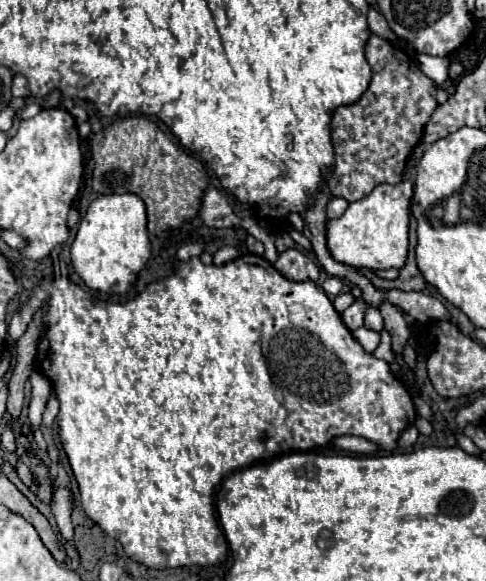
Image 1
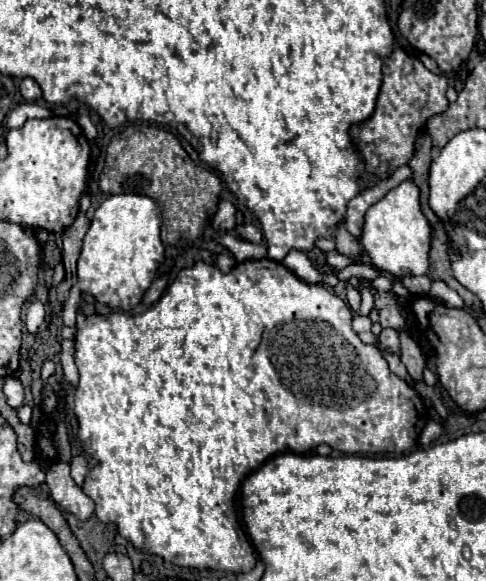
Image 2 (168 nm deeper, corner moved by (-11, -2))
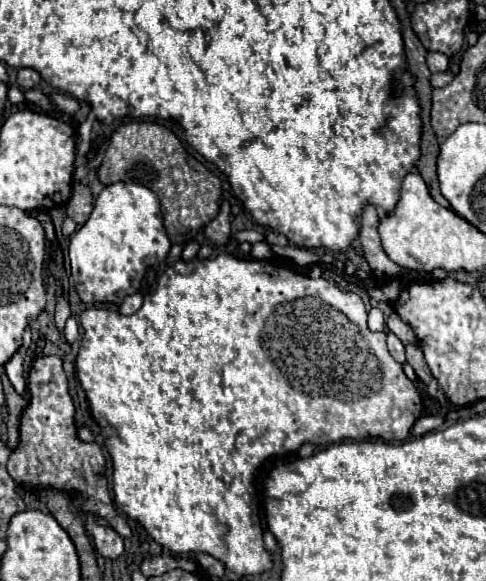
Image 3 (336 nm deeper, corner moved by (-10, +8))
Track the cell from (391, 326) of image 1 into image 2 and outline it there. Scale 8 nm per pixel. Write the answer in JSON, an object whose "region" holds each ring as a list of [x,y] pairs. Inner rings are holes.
{"region":[[[400,334],[400,358],[404,362],[404,366],[408,368],[408,374],[414,380],[422,380],[422,370],[426,368],[426,360],[418,348],[418,344],[408,336],[408,334]]]}

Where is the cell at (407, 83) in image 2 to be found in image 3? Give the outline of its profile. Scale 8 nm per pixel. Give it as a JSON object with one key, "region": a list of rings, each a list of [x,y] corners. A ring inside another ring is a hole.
{"region":[[[429,52],[427,54],[427,66],[429,66],[431,72],[437,72],[437,70],[445,72],[447,64],[449,64],[449,60],[447,60],[445,54],[439,54],[439,52]]]}

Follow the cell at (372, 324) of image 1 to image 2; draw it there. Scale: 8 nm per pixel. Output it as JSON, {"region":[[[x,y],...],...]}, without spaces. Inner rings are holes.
{"region":[[[390,328],[382,330],[382,332],[380,332],[380,342],[382,342],[382,346],[384,346],[390,354],[398,354],[398,350],[400,350],[398,332],[394,332],[394,330],[390,330]]]}

